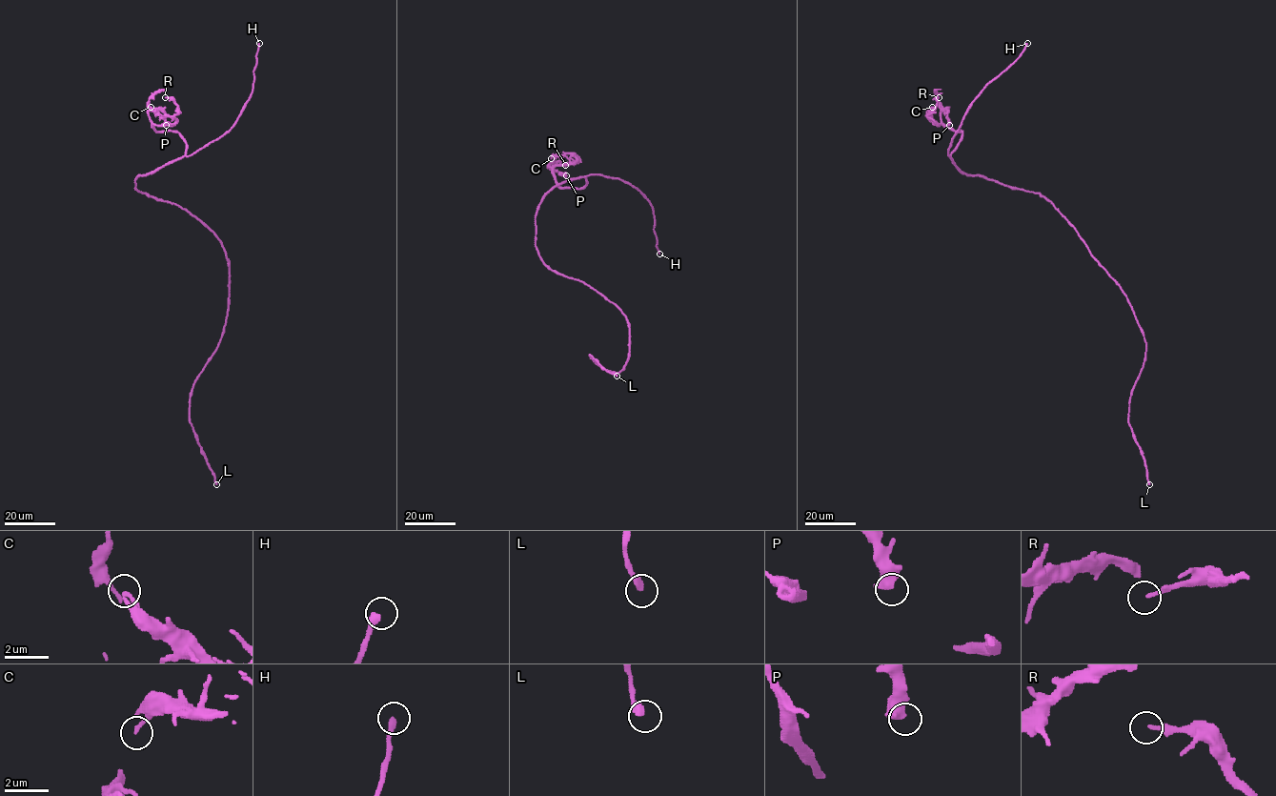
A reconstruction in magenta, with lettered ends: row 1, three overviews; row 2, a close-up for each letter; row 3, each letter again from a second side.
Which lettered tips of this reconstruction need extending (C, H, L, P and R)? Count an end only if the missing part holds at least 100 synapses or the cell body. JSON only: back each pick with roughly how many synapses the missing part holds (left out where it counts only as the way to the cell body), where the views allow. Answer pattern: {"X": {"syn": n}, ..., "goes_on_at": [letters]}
{"H": {"syn": 150}, "goes_on_at": ["H"]}

